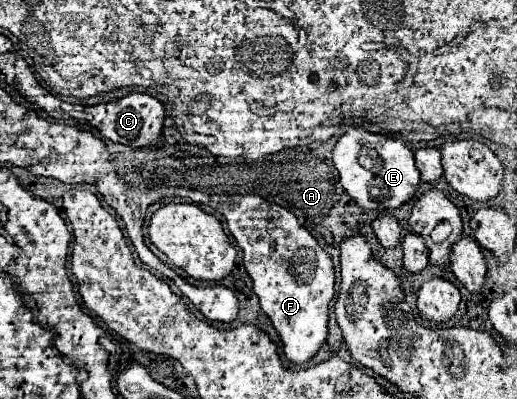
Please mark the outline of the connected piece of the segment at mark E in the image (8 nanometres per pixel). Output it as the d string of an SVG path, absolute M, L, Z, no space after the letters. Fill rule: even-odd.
M355 125L347 127L347 131L337 139L337 143L333 147L333 163L339 171L343 189L365 211L367 209L387 211L393 207L401 207L401 203L409 201L415 195L415 189L419 185L419 171L415 167L413 151L401 139L393 139L393 137L387 137L381 133L369 133ZM365 145L371 145L369 149L379 155L377 163L371 169L367 169L359 163L359 149Z

